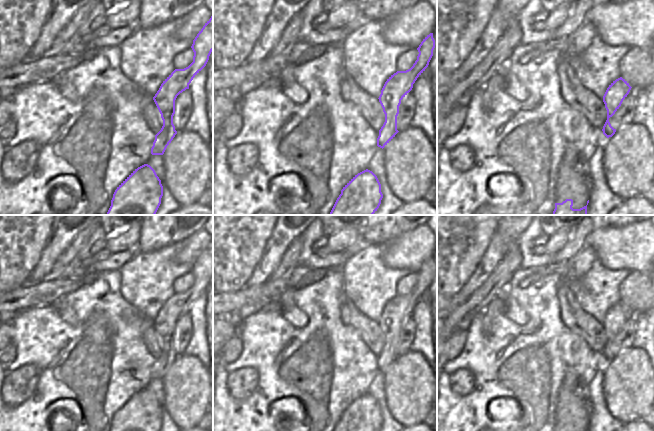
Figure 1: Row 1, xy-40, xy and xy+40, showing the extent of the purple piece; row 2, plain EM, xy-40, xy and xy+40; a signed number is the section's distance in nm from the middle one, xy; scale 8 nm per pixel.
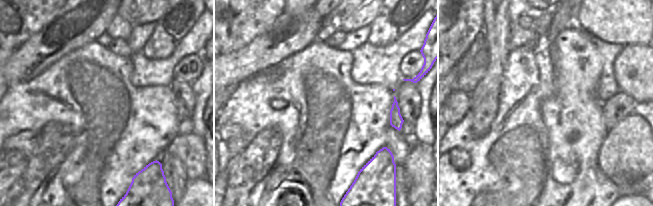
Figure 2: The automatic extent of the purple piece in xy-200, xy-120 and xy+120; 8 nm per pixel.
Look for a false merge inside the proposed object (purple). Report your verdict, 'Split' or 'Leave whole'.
Leave whole

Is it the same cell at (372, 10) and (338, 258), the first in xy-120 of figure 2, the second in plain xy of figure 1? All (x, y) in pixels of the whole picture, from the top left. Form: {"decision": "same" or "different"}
{"decision": "different"}

